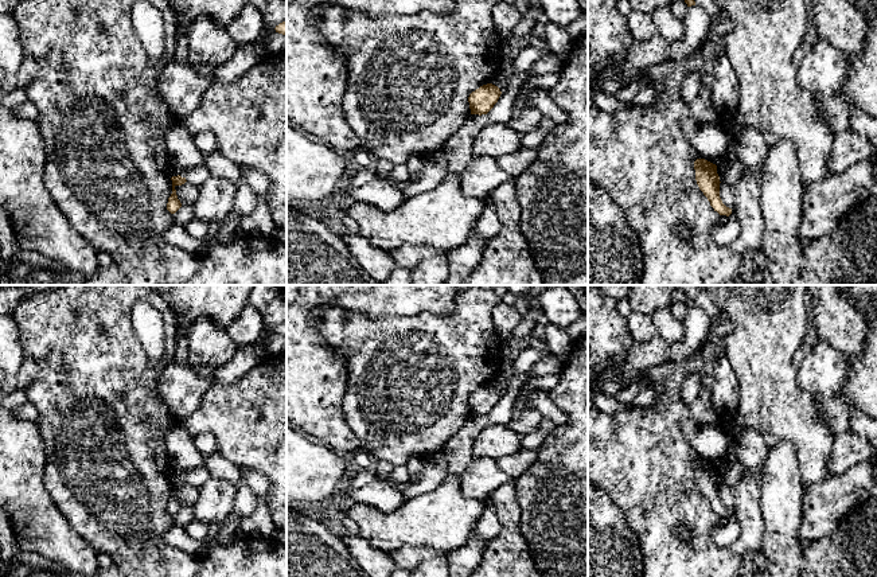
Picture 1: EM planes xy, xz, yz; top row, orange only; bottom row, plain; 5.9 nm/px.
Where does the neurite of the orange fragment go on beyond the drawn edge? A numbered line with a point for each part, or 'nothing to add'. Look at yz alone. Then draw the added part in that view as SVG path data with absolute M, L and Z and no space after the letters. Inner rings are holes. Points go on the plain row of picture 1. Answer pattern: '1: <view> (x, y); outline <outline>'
nothing to add

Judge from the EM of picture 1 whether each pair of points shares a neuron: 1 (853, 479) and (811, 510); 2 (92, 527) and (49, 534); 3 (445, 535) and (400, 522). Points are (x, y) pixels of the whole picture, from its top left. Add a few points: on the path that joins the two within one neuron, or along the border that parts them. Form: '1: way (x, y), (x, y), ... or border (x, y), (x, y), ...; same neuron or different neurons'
1: way (842, 490), (822, 507); same neuron
2: border (57, 505), (66, 521), (97, 553); different neurons
3: way (435, 525), (410, 523); same neuron

